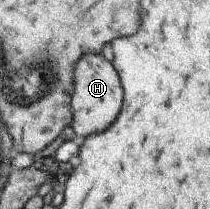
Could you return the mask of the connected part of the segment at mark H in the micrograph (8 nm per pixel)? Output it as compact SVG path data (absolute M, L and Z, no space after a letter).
M86 55L78 60L73 75L75 85L72 96L72 127L79 137L88 137L92 133L106 131L122 107L122 85L116 69L102 55Z

